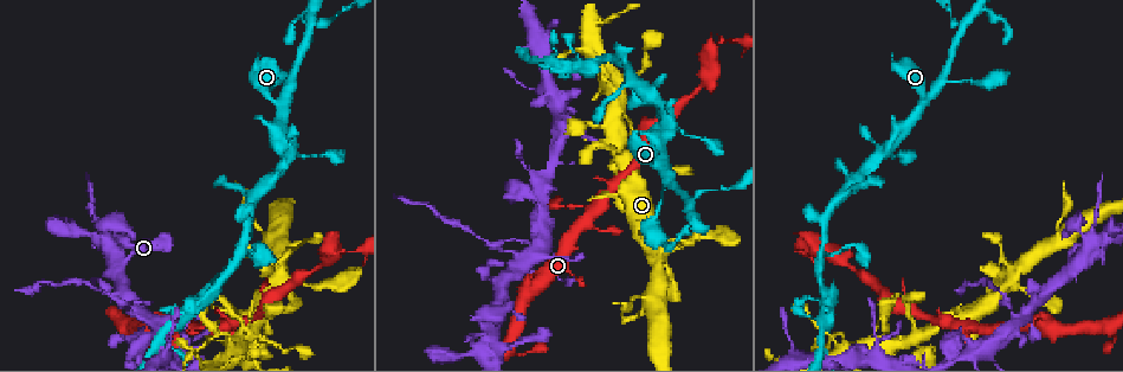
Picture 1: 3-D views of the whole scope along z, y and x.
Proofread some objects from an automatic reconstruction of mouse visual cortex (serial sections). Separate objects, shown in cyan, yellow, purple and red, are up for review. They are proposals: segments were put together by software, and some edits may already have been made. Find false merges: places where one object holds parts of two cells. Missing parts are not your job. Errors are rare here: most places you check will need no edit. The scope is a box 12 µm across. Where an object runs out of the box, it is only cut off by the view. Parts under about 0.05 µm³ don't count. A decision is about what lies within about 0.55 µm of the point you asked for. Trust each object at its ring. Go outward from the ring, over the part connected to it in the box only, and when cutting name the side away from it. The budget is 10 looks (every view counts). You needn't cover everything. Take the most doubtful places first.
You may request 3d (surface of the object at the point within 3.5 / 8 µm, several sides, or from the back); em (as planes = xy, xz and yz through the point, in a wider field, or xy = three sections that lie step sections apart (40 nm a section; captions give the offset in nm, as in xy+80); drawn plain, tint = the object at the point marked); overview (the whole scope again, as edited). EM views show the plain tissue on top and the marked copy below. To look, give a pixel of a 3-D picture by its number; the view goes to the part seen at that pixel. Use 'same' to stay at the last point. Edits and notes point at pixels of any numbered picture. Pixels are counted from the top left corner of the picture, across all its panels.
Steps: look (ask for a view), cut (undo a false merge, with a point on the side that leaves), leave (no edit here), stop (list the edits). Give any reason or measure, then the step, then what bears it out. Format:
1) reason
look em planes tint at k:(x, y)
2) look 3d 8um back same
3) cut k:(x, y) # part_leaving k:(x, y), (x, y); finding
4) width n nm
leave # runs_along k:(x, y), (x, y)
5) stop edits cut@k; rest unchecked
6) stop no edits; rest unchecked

narrows sharply
look 3d 3.5um at 1:(112, 300)

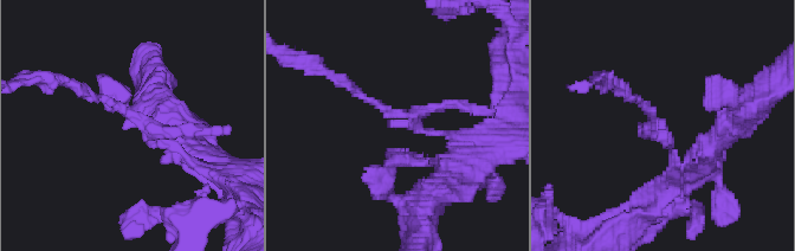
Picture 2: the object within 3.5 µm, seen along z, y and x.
now the EM
look em xy step 5 tint at 2:(133, 120)

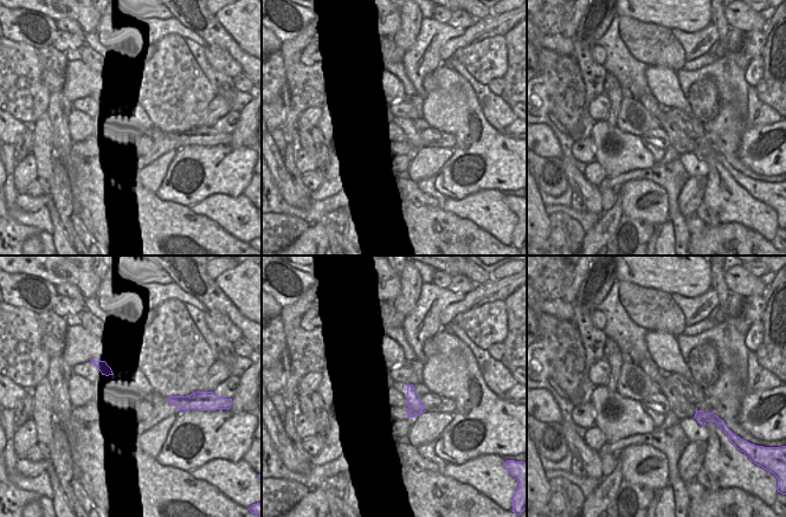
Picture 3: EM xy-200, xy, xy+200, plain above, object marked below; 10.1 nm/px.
cut 2:(454, 103) # part_leaving 2:(413, 126), (334, 77); two cells meet here

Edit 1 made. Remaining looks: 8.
look overview

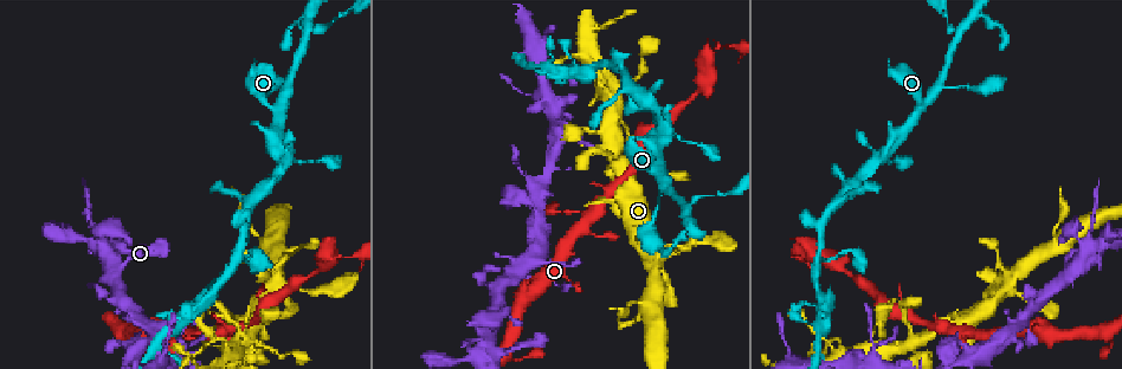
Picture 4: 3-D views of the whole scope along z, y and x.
a narrow waist
look 3d 8um at 4:(729, 48)

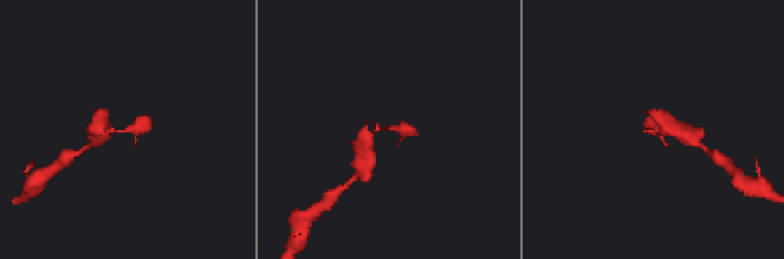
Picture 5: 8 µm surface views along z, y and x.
arms 3; arm_widths 200, 250, 300 nm; need the tissue
look em xy step 2 tint at 5:(384, 128)

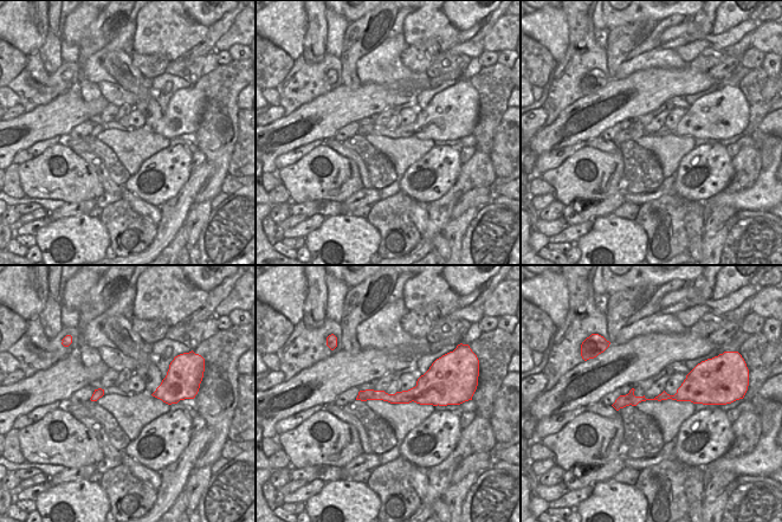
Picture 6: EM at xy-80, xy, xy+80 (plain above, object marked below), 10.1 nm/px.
leave # runs_along 6:(704, 394), (627, 399), (616, 405); all the same cell

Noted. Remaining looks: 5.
three arms meet
look 3d 3.5um at 4:(961, 32)

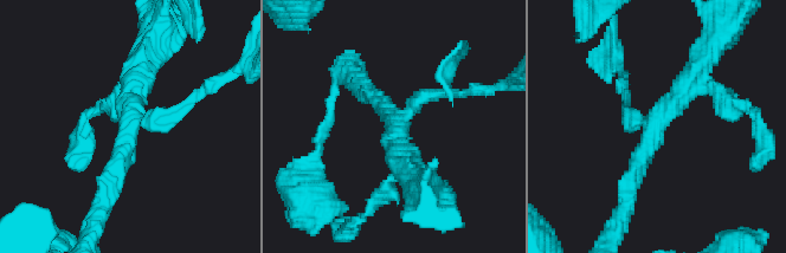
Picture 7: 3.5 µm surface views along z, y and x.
arms 3; arm_widths 150, 250, 250 nm
look em xy step 5 tint at 7:(127, 126)

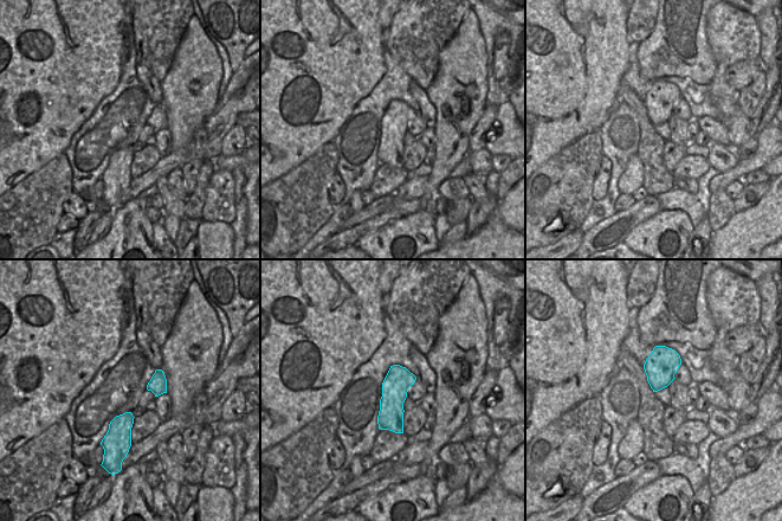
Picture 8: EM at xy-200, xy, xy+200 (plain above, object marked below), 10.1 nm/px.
look em xy step 1 tint same

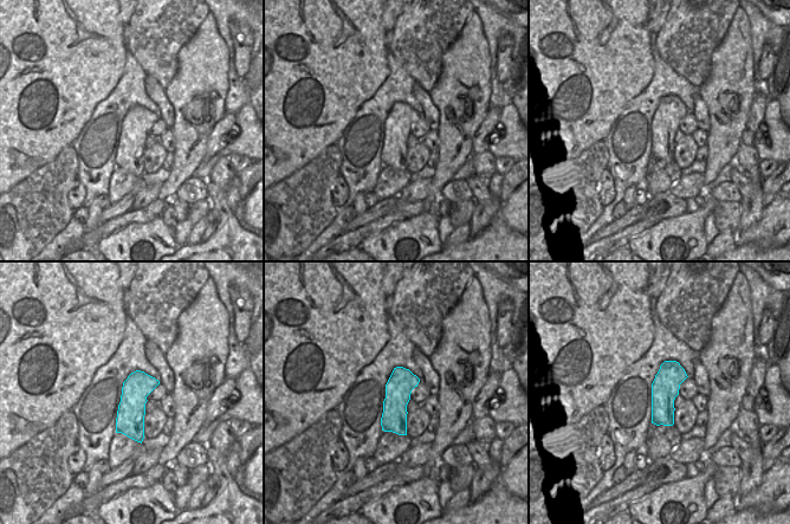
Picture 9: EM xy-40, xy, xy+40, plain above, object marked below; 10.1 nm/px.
width 280 nm
leave # runs_along 7:(626, 196), (656, 123), (689, 83), (710, 86); one cell here

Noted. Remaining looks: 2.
narrows sharply
look 3d 3.5um at 4:(536, 222)

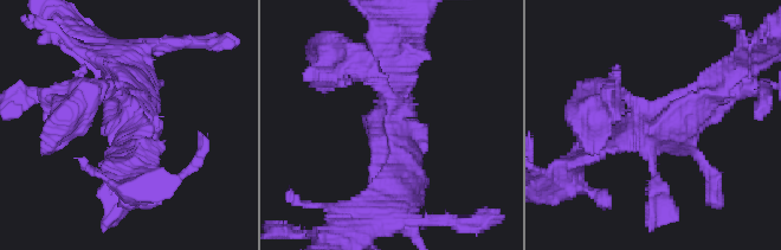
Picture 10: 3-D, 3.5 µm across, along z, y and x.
now the EM
look em planes tint at 10:(658, 127)

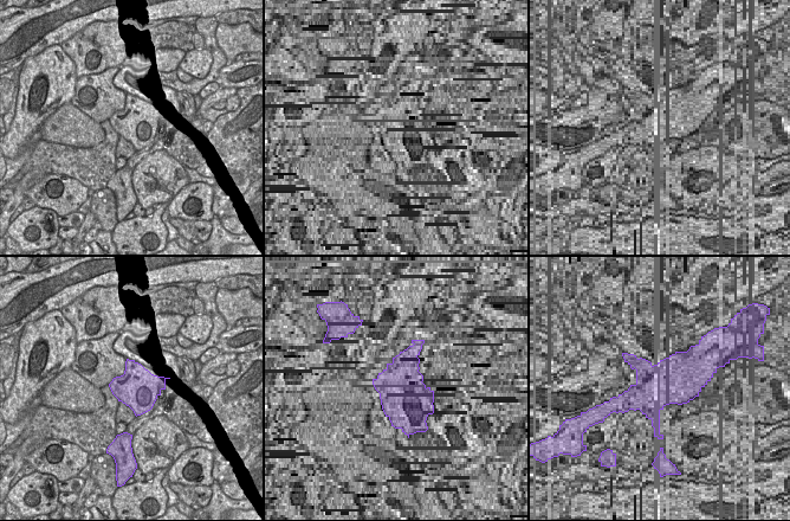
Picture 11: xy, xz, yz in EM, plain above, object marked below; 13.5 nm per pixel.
width 550 nm
leave # runs_along 10:(722, 90), (681, 120), (589, 149); all the same cell

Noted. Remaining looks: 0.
stop edits cut@2; rest unchecked

